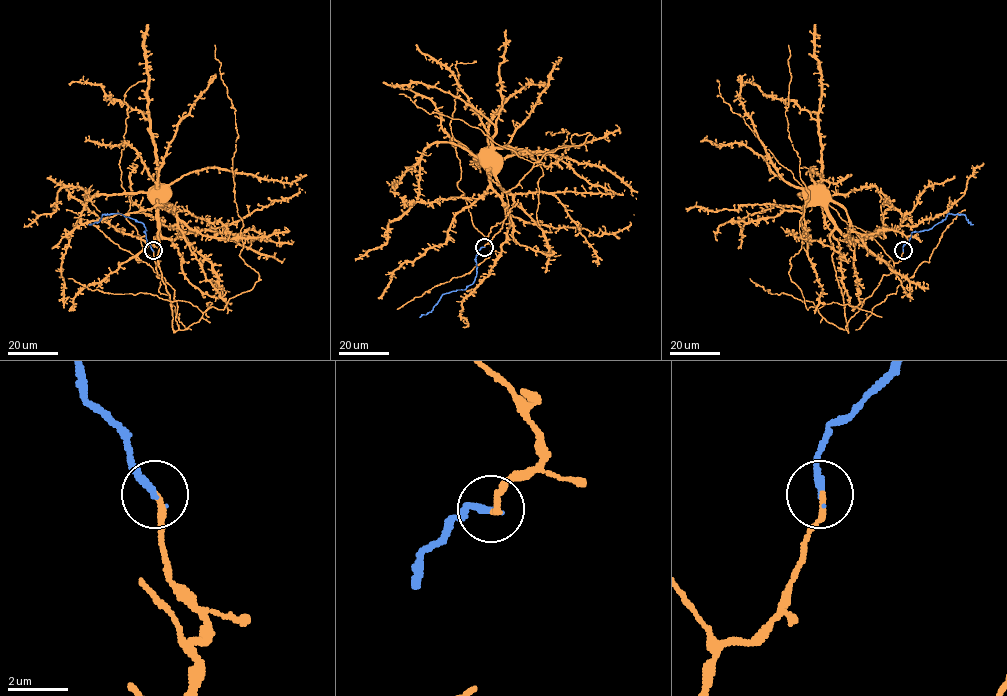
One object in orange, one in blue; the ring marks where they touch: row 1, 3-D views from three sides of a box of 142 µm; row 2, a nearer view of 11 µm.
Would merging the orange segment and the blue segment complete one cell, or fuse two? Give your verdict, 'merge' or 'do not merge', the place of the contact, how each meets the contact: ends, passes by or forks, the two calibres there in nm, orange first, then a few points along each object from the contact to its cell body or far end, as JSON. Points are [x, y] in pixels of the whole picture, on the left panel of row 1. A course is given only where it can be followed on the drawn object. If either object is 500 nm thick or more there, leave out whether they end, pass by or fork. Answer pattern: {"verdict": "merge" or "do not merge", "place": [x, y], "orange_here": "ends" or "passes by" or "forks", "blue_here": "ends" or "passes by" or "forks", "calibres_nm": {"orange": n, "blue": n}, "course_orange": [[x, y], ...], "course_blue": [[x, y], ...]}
{"verdict": "merge", "place": [153, 250], "orange_here": "ends", "blue_here": "ends", "calibres_nm": {"orange": 200, "blue": 240}, "course_orange": [[153, 251], [156, 271], [174, 290], [176, 331], [157, 259], [154, 195]], "course_blue": [[153, 251], [147, 242], [144, 225], [133, 219], [120, 214], [102, 214], [99, 221], [88, 224]]}

